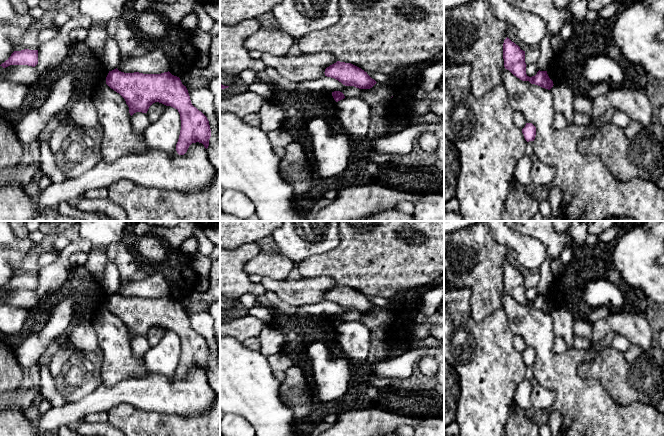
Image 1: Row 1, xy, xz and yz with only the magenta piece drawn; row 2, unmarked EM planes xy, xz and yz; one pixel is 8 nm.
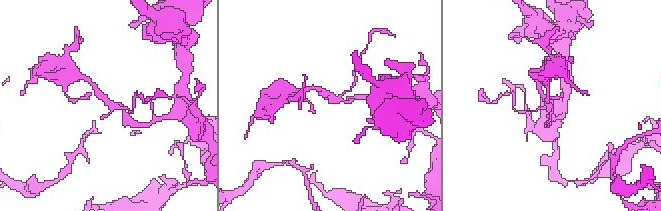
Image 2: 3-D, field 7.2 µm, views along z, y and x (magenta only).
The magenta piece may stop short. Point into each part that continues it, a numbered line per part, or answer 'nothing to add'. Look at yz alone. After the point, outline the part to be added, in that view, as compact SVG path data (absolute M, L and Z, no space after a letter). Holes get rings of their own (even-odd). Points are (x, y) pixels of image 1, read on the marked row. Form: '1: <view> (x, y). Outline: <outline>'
nothing to add

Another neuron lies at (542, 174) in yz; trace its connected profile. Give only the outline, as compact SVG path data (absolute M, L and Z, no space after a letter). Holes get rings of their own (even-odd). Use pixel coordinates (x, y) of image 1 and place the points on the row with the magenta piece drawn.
M540 160L534 162L532 165L531 182L535 186L544 186L551 183L555 175L555 169Z

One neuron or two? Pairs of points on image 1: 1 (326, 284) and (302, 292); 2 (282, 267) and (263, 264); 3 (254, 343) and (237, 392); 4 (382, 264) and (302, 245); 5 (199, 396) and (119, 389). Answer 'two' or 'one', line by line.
1: one
2: one
3: two
4: two
5: one

